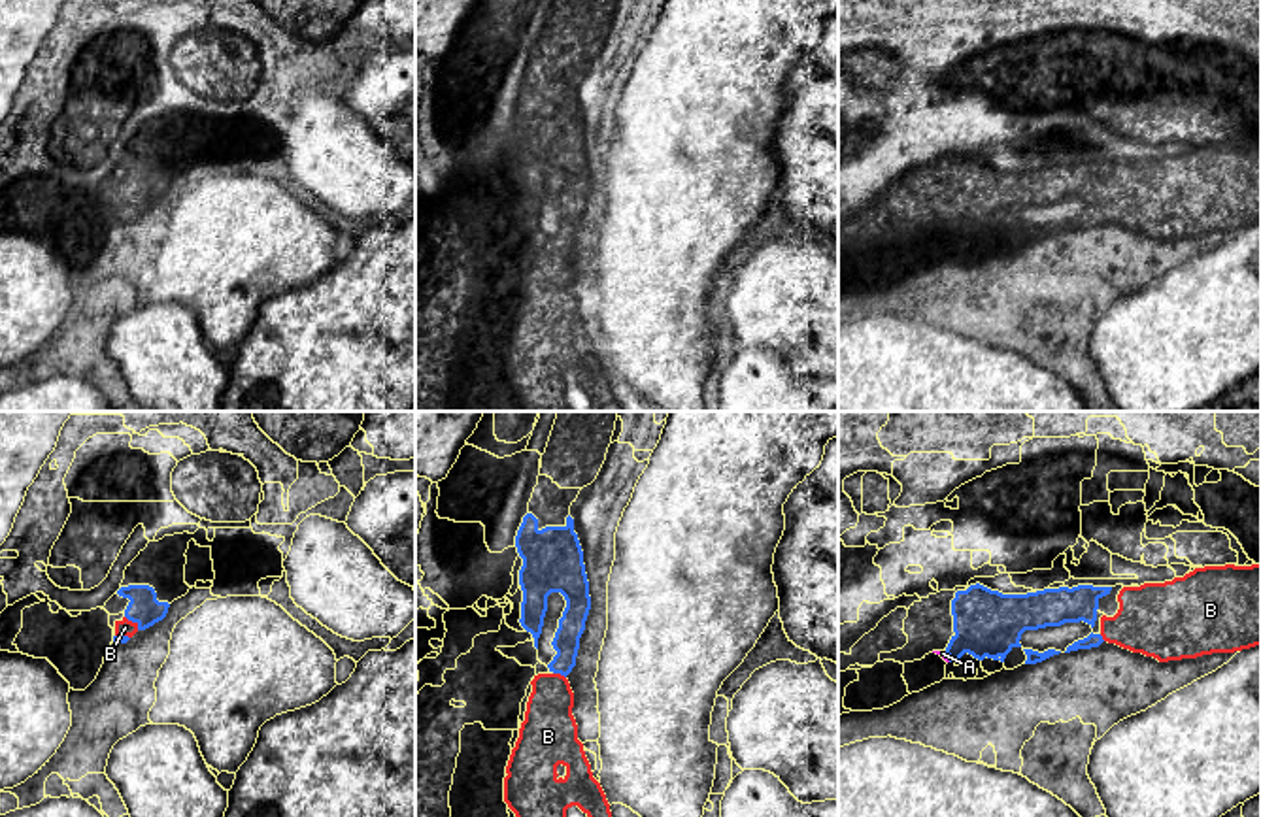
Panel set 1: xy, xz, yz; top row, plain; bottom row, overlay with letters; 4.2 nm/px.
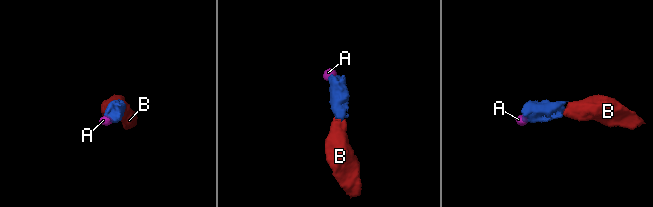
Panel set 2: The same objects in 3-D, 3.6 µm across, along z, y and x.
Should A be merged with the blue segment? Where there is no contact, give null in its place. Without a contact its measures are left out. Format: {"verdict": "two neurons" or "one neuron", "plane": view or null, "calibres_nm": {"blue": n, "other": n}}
{"verdict": "two neurons", "plane": "yz", "calibres_nm": {"blue": 280, "other": 30}}

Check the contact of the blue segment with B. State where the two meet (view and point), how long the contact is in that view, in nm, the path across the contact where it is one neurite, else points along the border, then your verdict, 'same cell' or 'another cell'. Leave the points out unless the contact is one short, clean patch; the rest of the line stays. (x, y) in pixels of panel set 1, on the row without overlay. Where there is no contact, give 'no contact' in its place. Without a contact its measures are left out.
contact xy (133, 199); length 90 nm; way xy (144, 185), (133, 199), (125, 204); same cell

